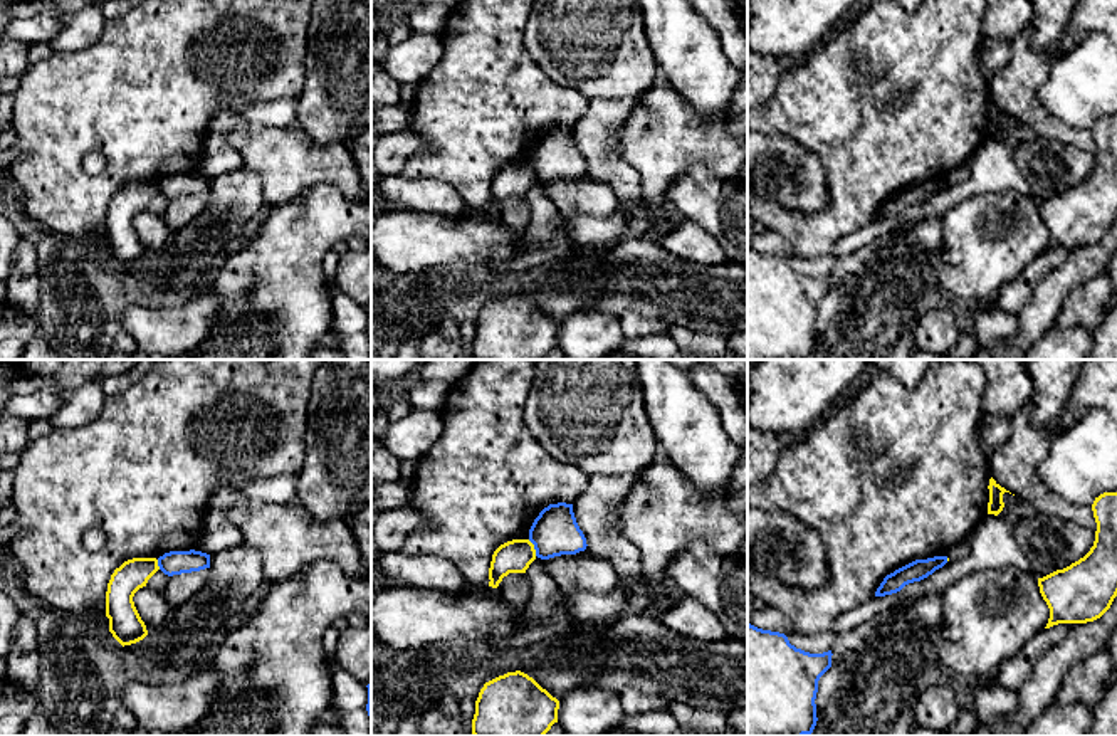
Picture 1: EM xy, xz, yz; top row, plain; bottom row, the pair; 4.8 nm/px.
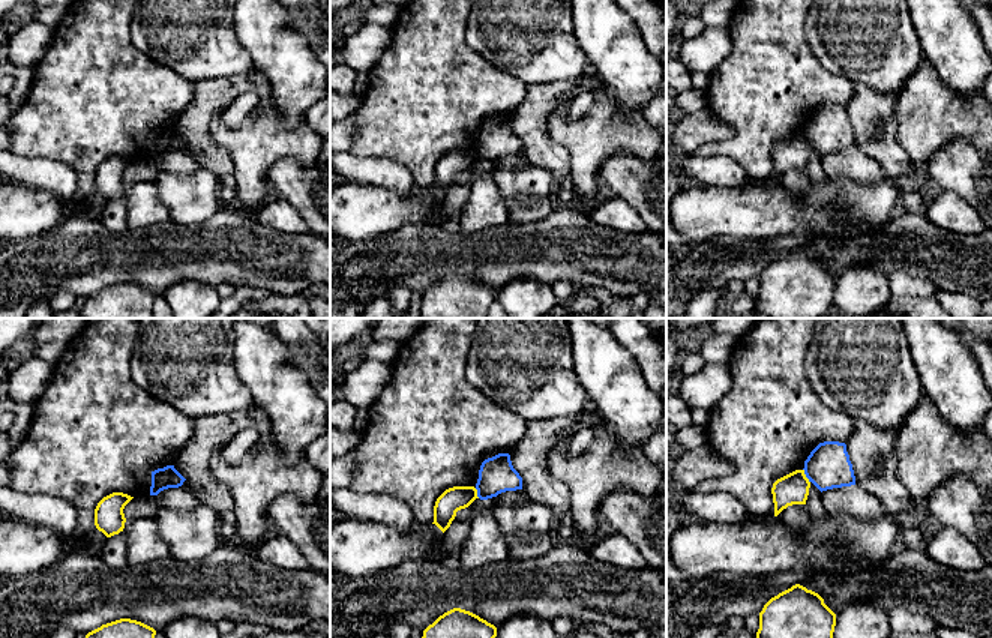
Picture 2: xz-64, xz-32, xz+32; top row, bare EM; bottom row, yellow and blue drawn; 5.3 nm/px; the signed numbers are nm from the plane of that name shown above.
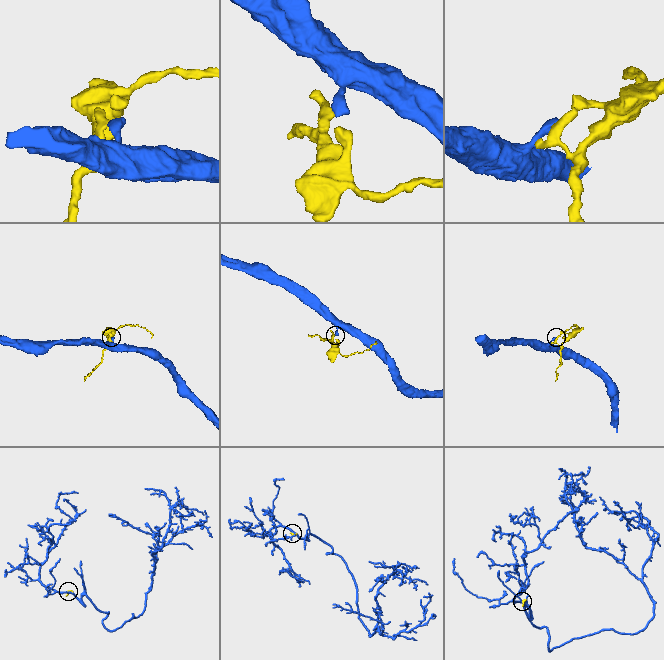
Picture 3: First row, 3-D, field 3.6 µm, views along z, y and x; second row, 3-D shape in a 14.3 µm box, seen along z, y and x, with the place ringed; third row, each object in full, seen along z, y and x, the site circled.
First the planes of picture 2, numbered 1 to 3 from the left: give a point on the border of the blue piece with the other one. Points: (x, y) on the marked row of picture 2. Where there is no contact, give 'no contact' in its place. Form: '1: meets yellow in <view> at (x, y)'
1: no contact
2: meets yellow in xz-32 at (476, 493)
3: meets yellow in xz+32 at (805, 476)

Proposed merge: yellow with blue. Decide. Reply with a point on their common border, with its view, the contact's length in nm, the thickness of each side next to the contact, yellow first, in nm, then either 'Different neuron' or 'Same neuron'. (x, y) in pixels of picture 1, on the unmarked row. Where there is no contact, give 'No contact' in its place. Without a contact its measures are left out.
Touches yellow at xz (533, 172). Shared border 90 nm. Thickness 160 nm (yellow) against 220 nm. Different neuron

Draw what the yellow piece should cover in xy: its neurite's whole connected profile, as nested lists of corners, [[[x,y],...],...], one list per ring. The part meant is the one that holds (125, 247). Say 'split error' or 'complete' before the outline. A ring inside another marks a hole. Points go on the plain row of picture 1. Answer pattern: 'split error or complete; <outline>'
complete; [[[133,181],[114,193],[106,215],[109,255],[124,271],[148,259],[133,220],[160,193],[156,181]]]

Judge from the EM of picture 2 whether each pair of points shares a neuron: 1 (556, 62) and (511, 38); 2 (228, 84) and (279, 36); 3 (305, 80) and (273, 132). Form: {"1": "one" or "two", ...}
{"1": "one", "2": "two", "3": "two"}

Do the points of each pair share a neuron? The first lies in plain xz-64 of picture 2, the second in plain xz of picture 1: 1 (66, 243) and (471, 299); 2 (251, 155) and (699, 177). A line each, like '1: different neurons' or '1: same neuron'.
1: same neuron
2: different neurons

